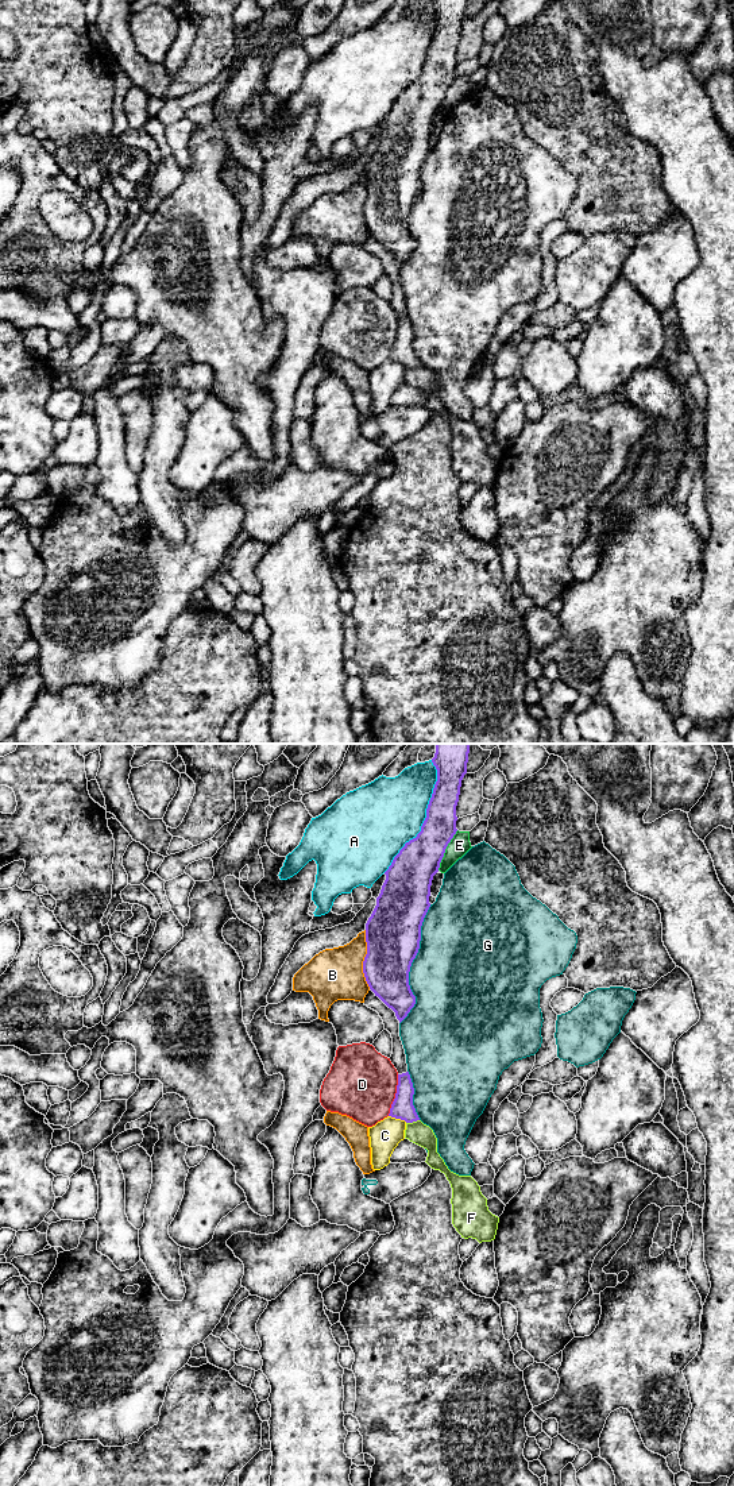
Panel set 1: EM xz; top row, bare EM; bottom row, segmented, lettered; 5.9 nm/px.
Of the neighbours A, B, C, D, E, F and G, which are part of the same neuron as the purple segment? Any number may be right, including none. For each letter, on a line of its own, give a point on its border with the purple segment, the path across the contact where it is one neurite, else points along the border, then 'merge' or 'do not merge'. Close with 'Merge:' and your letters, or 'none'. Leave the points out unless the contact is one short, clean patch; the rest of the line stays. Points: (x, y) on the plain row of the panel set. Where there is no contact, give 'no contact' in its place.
A: contact xz (425, 62); do not merge
B: contact xz (364, 204); do not merge
C: contact xz (398, 362); border xz (389, 359), (406, 366); do not merge
D: contact xz (396, 339); border xz (398, 319), (394, 344), (387, 359); do not merge
E: contact xz (444, 95); border xz (458, 74), (448, 88), (437, 114); do not merge
F: contact xz (412, 366); way xz (402, 351), (412, 366), (417, 377); merge
G: contact xz (410, 208); do not merge
Merge: F

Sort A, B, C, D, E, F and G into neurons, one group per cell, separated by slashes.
A / B / C / D / E / F / G

